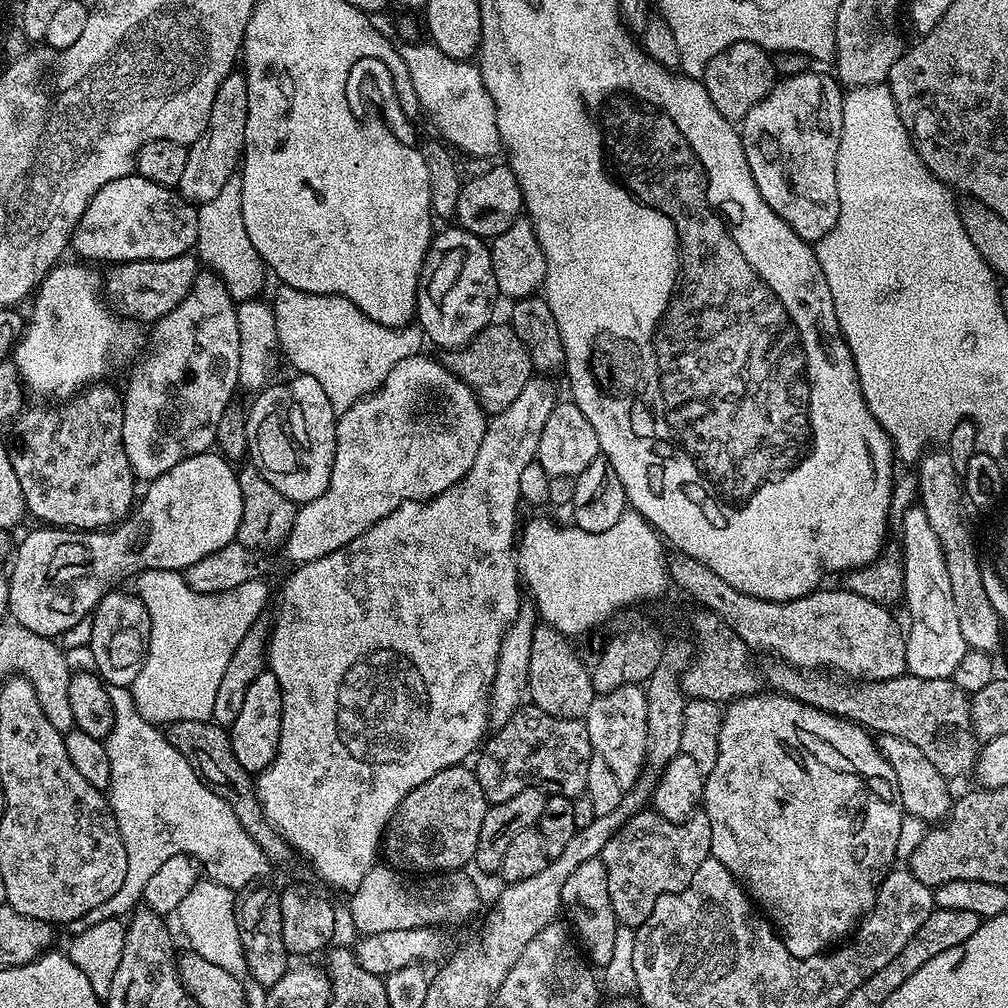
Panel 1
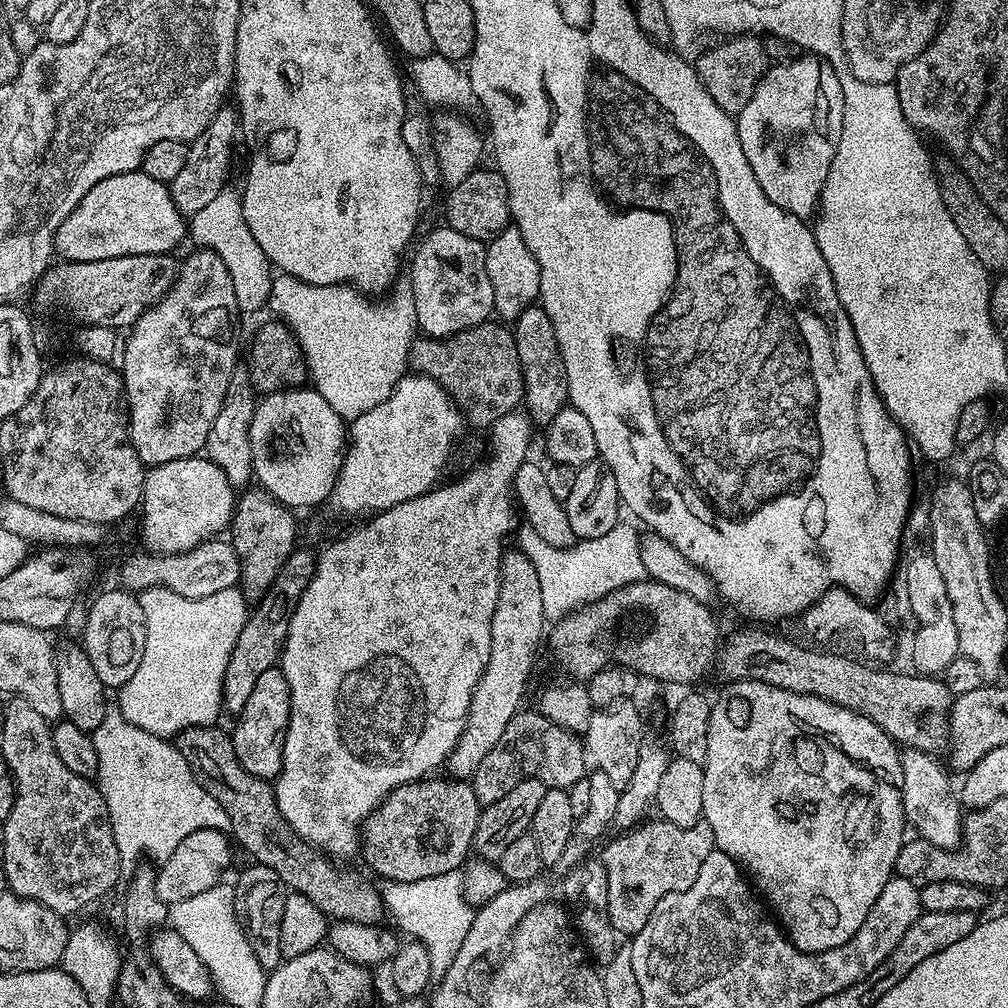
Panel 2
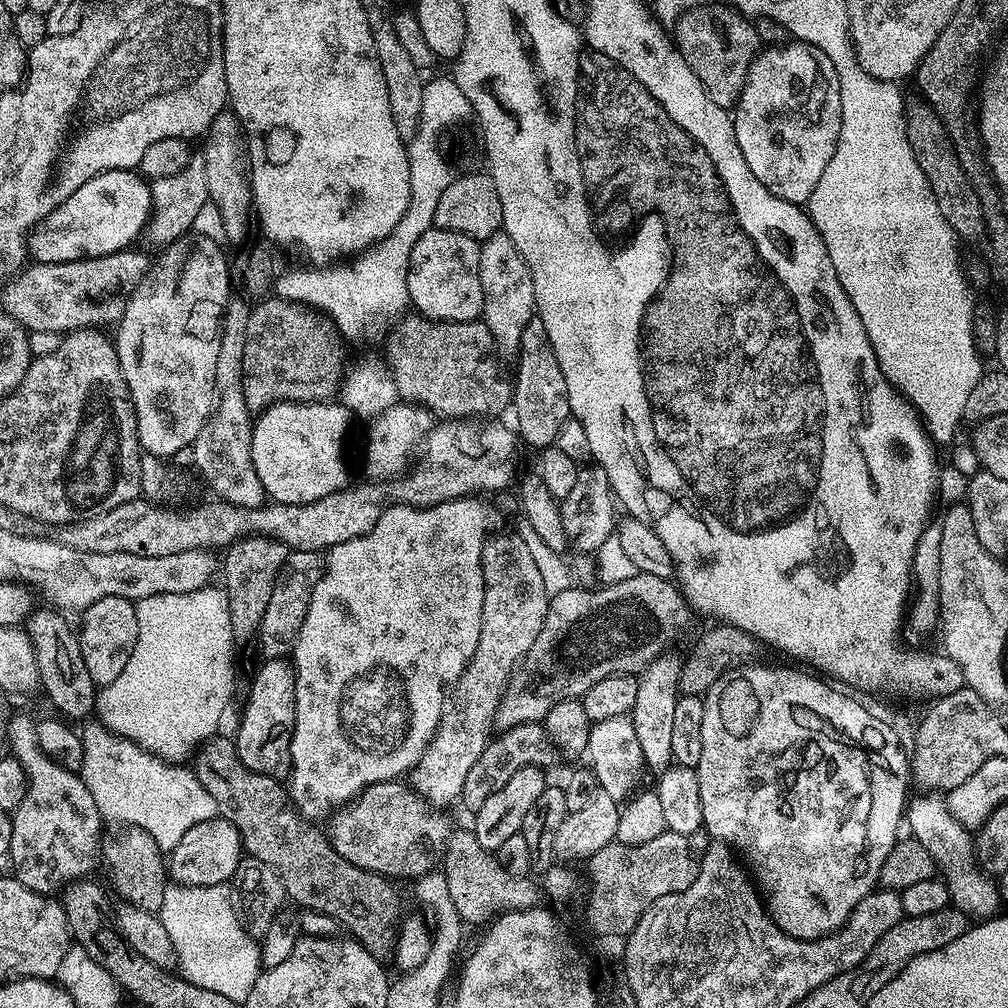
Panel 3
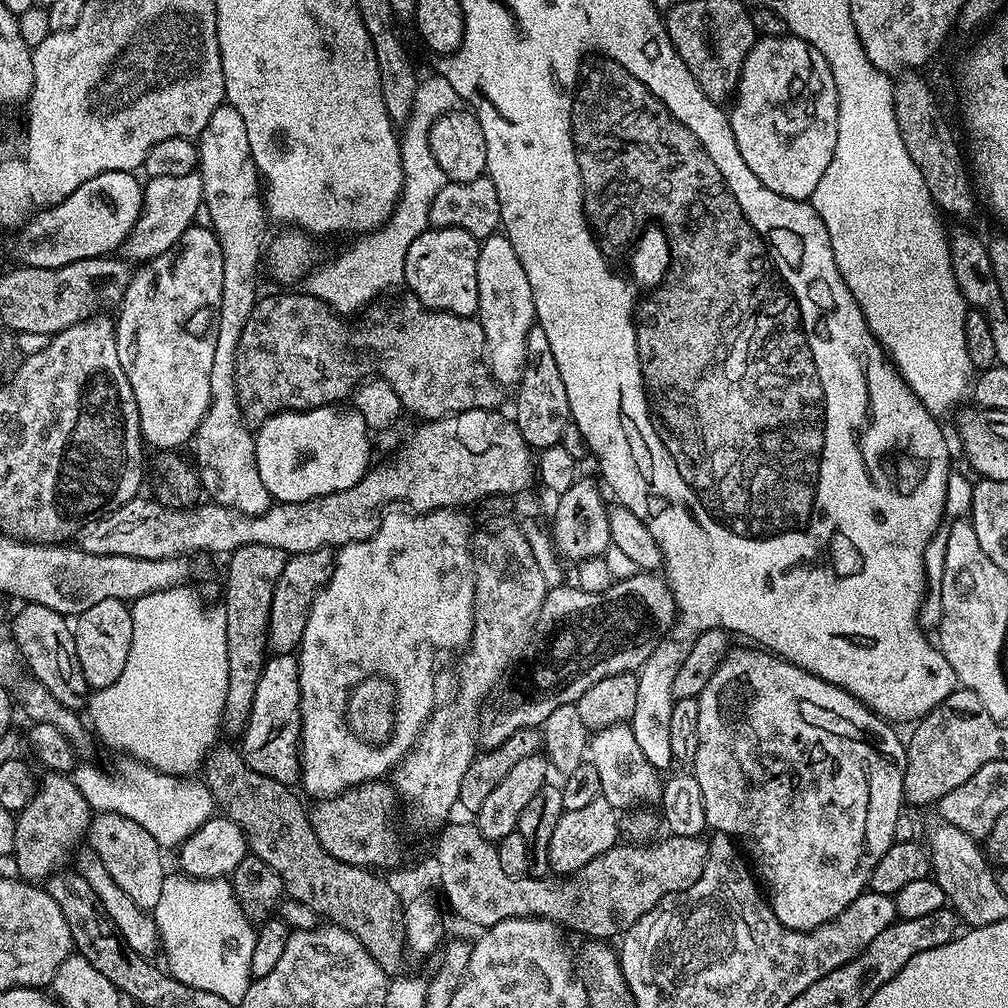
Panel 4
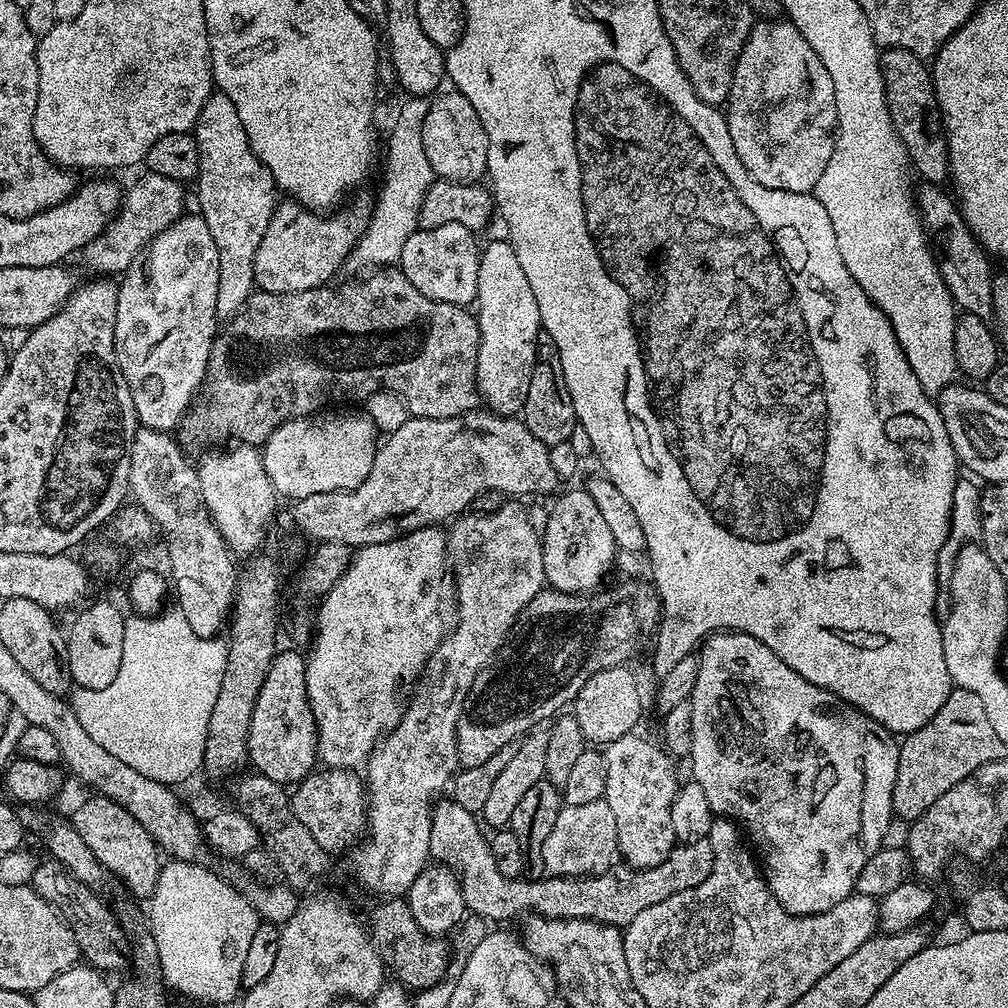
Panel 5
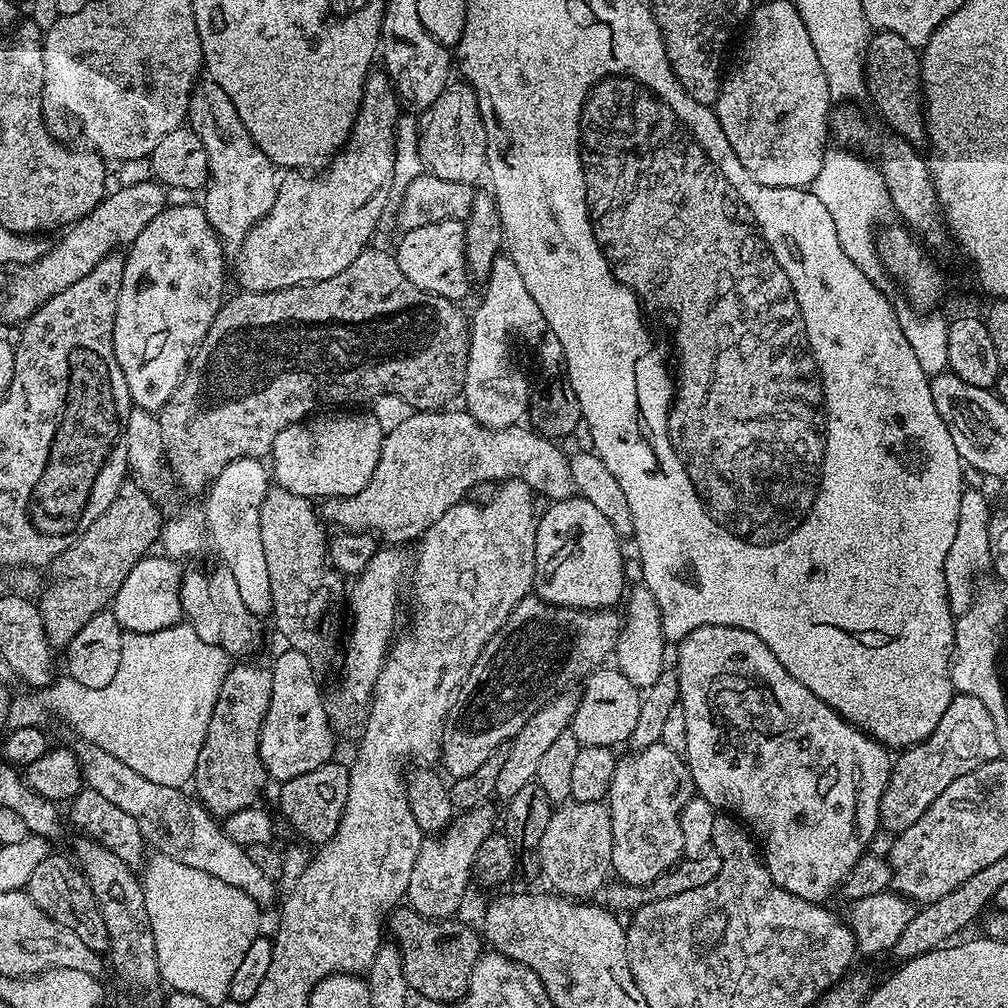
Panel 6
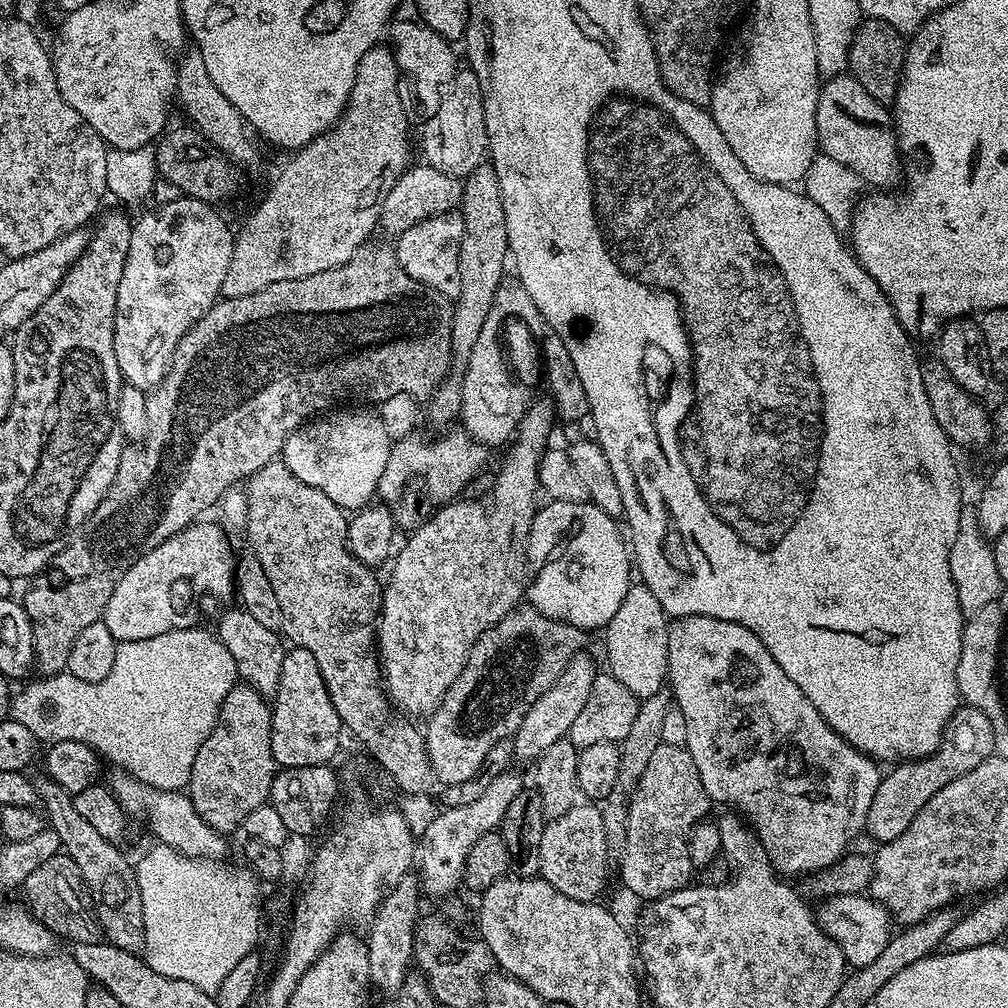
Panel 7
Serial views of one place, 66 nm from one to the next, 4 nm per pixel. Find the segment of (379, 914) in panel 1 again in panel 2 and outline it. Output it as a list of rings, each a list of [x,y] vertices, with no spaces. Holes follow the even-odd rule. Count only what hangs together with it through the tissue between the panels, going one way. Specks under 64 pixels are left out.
[[[459,871],[447,872],[446,874],[431,875],[430,878],[422,878],[415,882],[394,882],[383,879],[378,887],[387,915],[390,918],[392,916],[404,931],[411,932],[413,939],[427,946],[432,975],[436,978],[442,977],[448,967],[452,965],[462,941],[472,926],[476,911],[464,896],[463,875]]]

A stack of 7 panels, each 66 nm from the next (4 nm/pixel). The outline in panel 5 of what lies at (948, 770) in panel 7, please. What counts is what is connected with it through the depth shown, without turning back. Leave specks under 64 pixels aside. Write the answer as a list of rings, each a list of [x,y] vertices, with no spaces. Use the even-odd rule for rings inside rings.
[[[953,687],[938,714],[934,714],[926,726],[905,735],[903,740],[899,745],[898,778],[892,795],[892,815],[897,821],[919,820],[950,786],[958,786],[958,782],[974,774],[974,770],[1006,756],[1006,745],[990,727],[982,701],[970,694],[970,690],[958,687]]]

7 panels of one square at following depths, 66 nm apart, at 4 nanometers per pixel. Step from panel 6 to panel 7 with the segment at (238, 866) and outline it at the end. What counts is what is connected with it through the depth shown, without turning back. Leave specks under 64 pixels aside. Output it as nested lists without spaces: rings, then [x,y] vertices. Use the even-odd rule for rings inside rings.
[[[118,767],[111,769],[108,780],[106,776],[106,786],[112,791],[112,799],[117,800],[123,806],[125,813],[129,817],[138,816],[144,819],[144,824],[157,837],[159,843],[165,844],[168,848],[172,848],[178,854],[189,856],[195,860],[215,860],[217,862],[225,859],[224,855],[228,852],[228,844],[225,833],[215,832],[210,826],[206,826],[206,822],[202,822],[202,818],[198,818],[198,810],[194,810],[192,799],[180,790],[170,788],[155,788],[154,786],[146,786],[146,782],[142,782],[138,778],[134,778],[128,772],[123,772]]]

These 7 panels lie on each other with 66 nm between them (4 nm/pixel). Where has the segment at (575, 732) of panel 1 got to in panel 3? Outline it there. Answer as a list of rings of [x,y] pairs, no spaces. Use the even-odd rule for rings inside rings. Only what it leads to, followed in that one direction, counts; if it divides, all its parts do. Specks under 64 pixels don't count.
[[[543,723],[519,724],[513,728],[503,729],[488,741],[486,750],[482,750],[482,758],[478,758],[470,774],[466,774],[460,800],[469,808],[469,813],[475,814],[482,806],[482,802],[486,802],[490,794],[498,794],[498,790],[502,790],[502,786],[506,786],[506,782],[510,782],[510,778],[518,774],[518,770],[523,768],[548,770],[555,762],[556,756],[558,757],[558,749],[549,738]]]

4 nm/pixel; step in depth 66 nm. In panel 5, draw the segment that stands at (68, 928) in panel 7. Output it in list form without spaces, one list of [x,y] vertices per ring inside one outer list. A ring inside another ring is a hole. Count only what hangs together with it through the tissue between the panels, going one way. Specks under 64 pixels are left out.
[[[51,858],[37,863],[36,872],[32,875],[30,887],[42,897],[46,902],[50,902],[50,906],[54,906],[56,911],[67,920],[72,931],[76,934],[76,941],[80,944],[80,955],[91,967],[95,968],[101,974],[109,974],[108,972],[120,972],[124,967],[126,969],[130,964],[130,940],[123,928],[120,927],[120,921],[116,919],[115,911],[100,901],[101,897],[95,892],[91,892],[85,884],[78,882],[78,878],[74,878],[74,874],[70,874],[70,870],[66,870],[66,866],[62,866],[56,860]]]

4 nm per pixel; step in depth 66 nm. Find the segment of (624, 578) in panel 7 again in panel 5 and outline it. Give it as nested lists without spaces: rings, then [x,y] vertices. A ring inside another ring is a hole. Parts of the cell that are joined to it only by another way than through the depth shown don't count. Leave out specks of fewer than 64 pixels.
[[[586,490],[568,492],[550,509],[549,518],[542,525],[547,587],[573,594],[595,593],[603,585],[600,583],[607,578],[608,571],[613,571],[618,549],[594,498],[590,498]]]

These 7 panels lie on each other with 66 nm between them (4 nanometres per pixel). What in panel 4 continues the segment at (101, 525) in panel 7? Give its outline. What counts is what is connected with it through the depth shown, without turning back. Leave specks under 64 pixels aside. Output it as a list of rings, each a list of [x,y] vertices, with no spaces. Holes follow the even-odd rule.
[[[300,292],[289,296],[261,295],[242,330],[236,355],[236,393],[245,421],[259,426],[279,412],[303,412],[306,408],[339,405],[353,395],[361,381],[375,376],[385,380],[398,394],[401,405],[421,416],[419,419],[424,422],[457,416],[466,410],[501,407],[502,389],[488,369],[486,334],[479,319],[436,312],[424,307],[418,299],[407,298],[385,312],[373,307],[372,324],[351,328],[344,321],[347,319],[333,312],[323,300]]]

